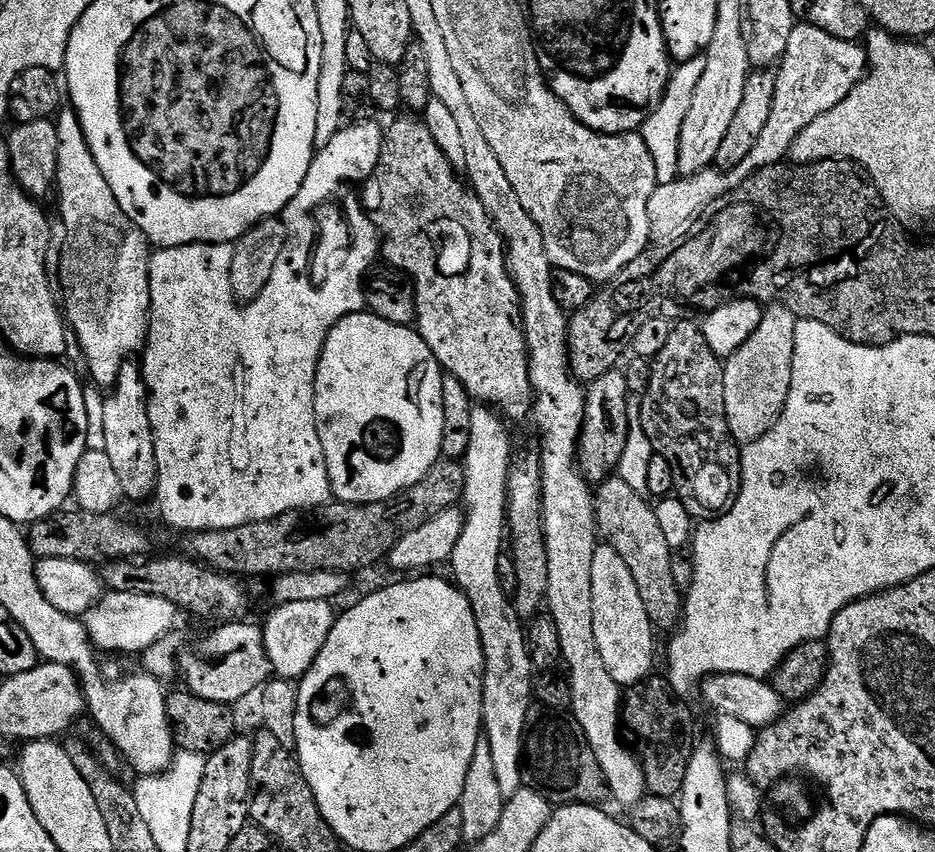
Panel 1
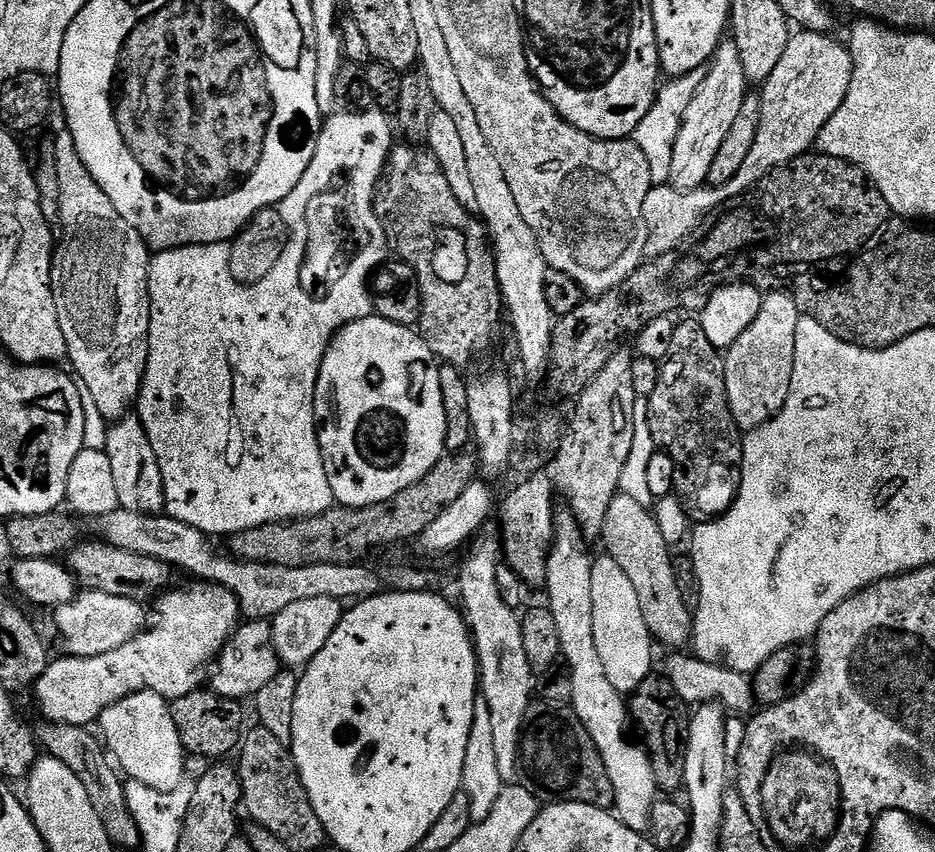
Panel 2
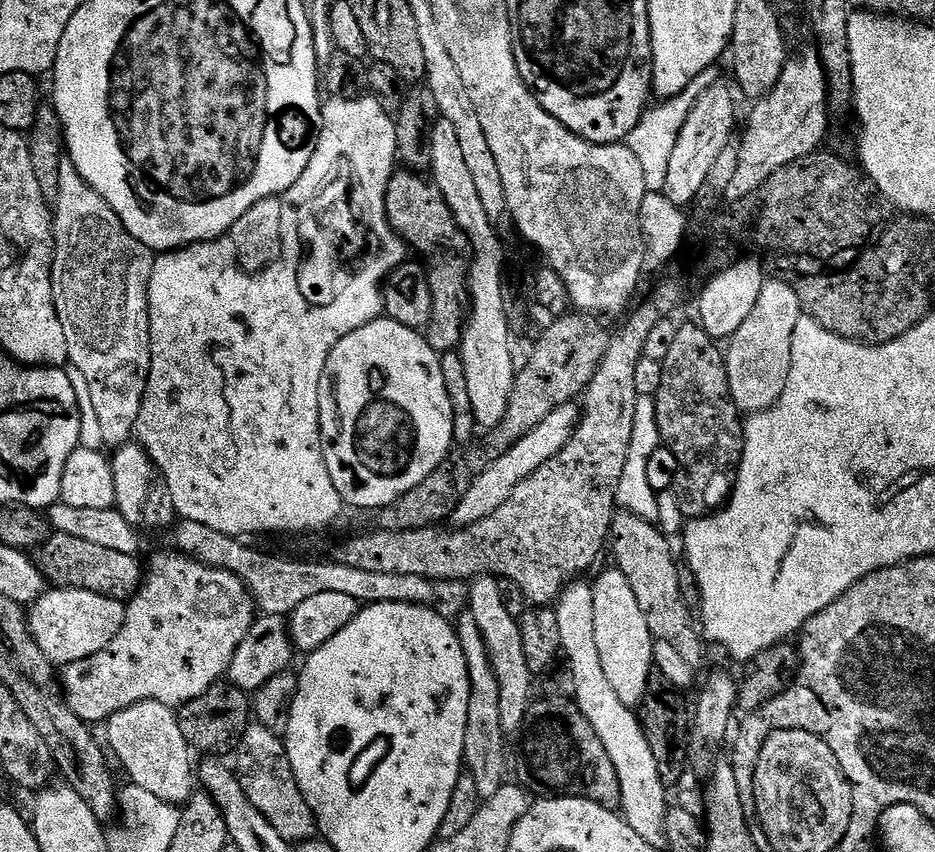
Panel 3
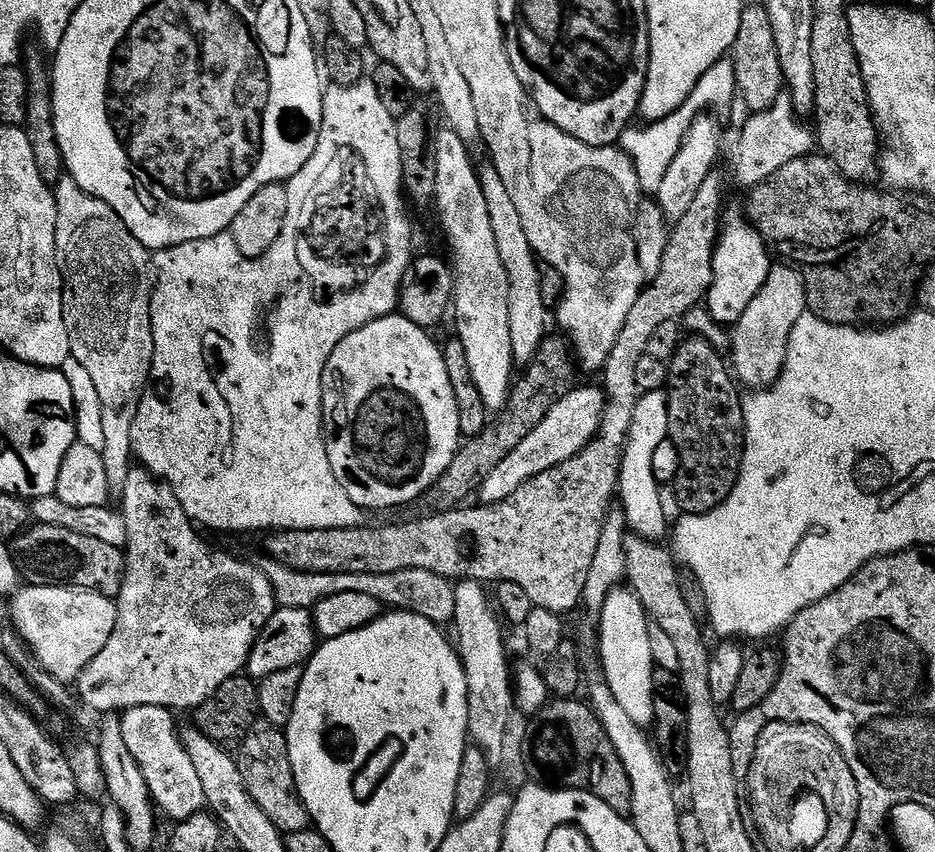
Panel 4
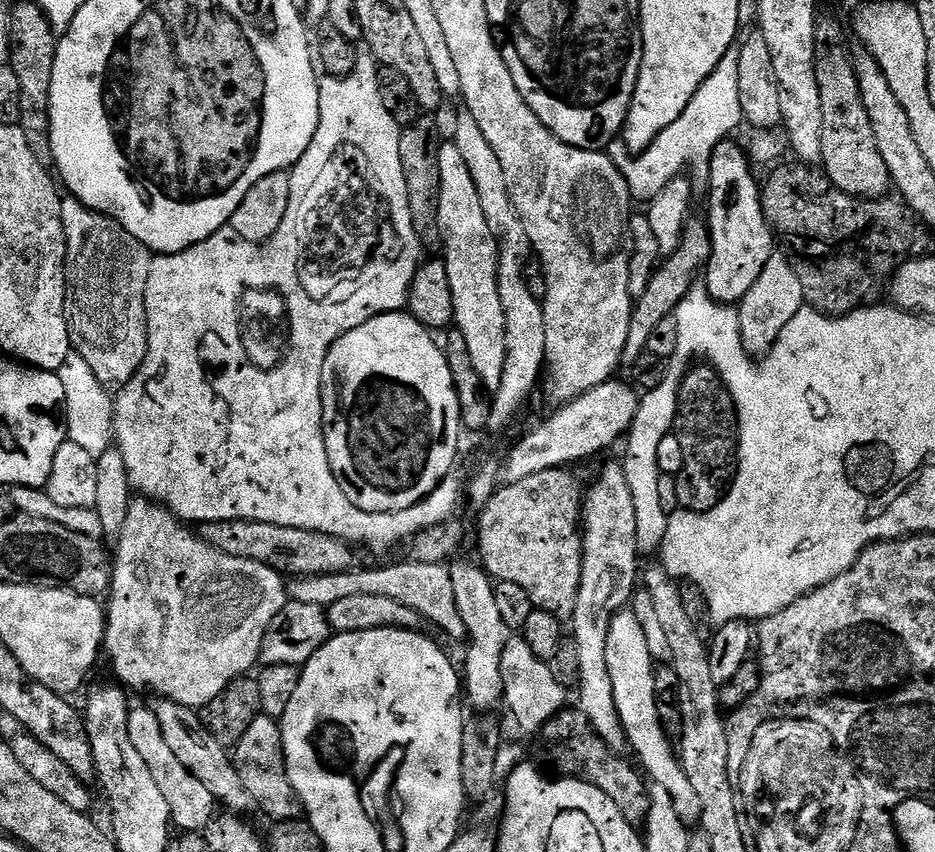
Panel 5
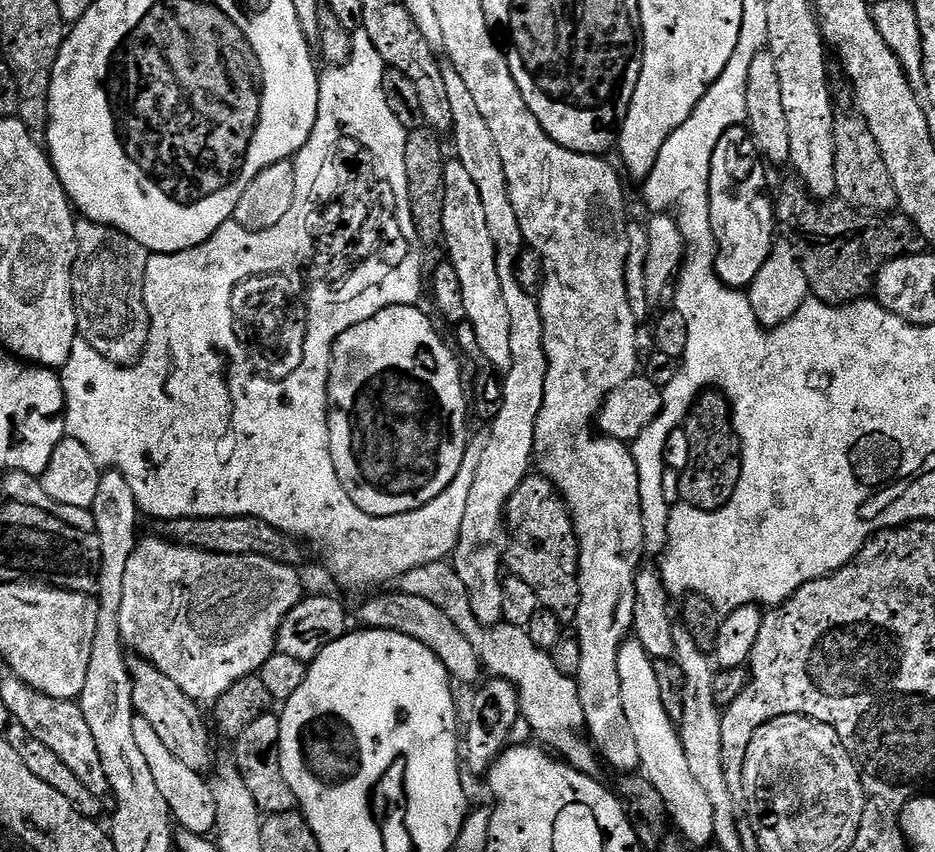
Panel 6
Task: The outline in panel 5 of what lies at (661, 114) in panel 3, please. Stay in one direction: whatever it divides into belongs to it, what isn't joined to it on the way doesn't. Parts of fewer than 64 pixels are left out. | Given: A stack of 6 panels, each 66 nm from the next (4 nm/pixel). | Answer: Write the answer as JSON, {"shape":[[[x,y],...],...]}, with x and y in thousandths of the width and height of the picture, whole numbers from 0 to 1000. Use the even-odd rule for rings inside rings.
{"shape":[[[784,59],[778,61],[768,73],[764,87],[751,96],[747,110],[738,115],[738,124],[729,129],[729,138],[724,138],[718,148],[712,148],[690,178],[677,182],[671,176],[653,180],[657,195],[670,209],[674,218],[677,236],[695,237],[712,223],[718,211],[728,205],[730,197],[740,197],[738,203],[745,222],[758,219],[761,200],[761,178],[775,162],[784,158],[787,149],[793,149],[796,135],[794,134],[794,115],[789,115],[789,82],[791,81],[791,62]]]}

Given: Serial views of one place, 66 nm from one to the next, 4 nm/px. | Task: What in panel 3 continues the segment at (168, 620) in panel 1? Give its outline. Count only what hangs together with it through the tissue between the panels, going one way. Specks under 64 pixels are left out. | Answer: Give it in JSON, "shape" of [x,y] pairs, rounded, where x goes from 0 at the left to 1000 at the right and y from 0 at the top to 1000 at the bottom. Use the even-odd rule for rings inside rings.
{"shape":[[[61,690],[48,694],[29,719],[30,738],[57,781],[67,782],[94,775],[105,768],[130,739],[134,710],[129,705],[87,690]]]}

